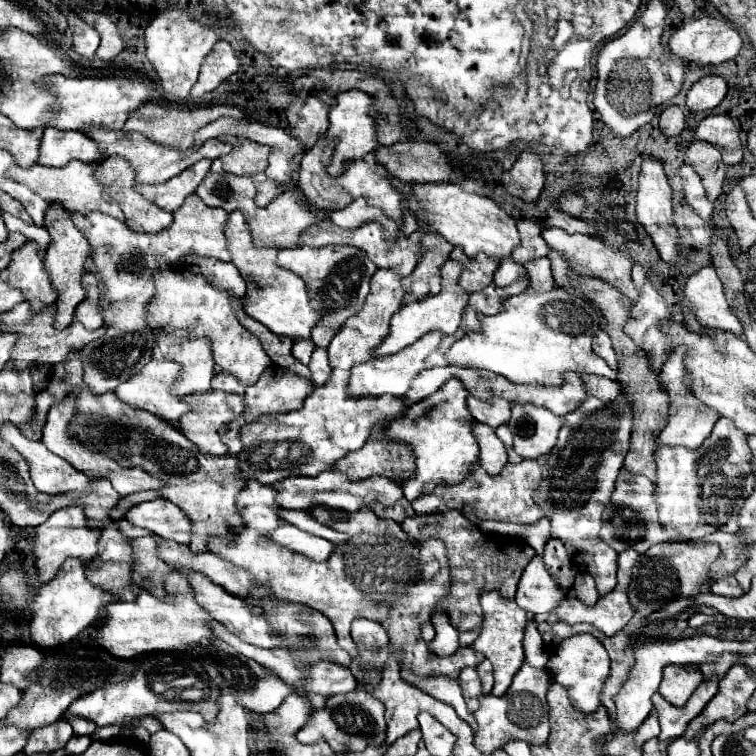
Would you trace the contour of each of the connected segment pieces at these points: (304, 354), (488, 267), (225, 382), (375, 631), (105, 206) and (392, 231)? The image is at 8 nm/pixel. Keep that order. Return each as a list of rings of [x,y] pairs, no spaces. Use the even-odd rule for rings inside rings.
[[[299,339],[299,341],[295,341],[291,353],[297,361],[301,361],[303,365],[309,365],[309,357],[311,357],[313,349],[315,349],[315,345],[311,339]]]
[[[455,249],[451,255],[457,255],[457,259],[463,261],[463,273],[459,284],[467,293],[477,292],[493,282],[497,261],[489,261],[489,257],[485,259],[483,253],[469,259],[461,253],[461,249]]]
[[[226,372],[215,374],[211,381],[211,387],[227,391],[227,393],[239,393],[239,395],[243,395],[243,391],[245,391],[245,385],[241,385],[235,377]]]
[[[357,619],[351,627],[351,637],[355,641],[365,641],[365,645],[383,645],[389,643],[387,632],[379,623],[369,619]]]
[[[71,161],[69,165],[65,165],[61,169],[45,167],[45,165],[33,165],[29,169],[23,169],[23,167],[15,165],[13,169],[9,169],[9,177],[29,185],[29,189],[33,189],[45,201],[65,201],[65,207],[71,213],[89,215],[93,211],[99,211],[99,213],[105,213],[105,215],[111,215],[115,219],[125,221],[125,215],[123,215],[119,203],[115,199],[105,199],[105,189],[97,181],[95,173],[97,173],[97,165],[85,165],[81,161]]]
[[[365,197],[355,199],[345,209],[329,211],[329,219],[335,225],[341,225],[345,229],[353,229],[353,227],[361,225],[361,221],[381,221],[381,225],[385,225],[387,237],[397,237],[397,229],[399,229],[397,221],[393,221],[391,217],[387,217],[379,207],[371,207],[365,201]]]

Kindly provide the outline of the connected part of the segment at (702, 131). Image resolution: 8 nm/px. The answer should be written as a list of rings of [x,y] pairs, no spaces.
[[[707,115],[695,129],[695,137],[717,145],[723,153],[723,159],[729,165],[735,165],[743,159],[743,145],[739,137],[739,127],[729,115]]]

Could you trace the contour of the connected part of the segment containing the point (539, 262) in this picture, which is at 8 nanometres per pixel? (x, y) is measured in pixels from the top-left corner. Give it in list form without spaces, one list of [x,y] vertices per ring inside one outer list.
[[[547,257],[535,259],[525,263],[525,267],[529,267],[529,275],[533,277],[533,289],[549,289],[549,285],[553,285],[553,275],[551,275],[551,261]]]

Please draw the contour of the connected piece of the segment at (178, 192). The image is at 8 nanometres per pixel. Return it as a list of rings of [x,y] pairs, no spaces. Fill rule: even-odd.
[[[201,159],[201,161],[197,161],[197,165],[191,165],[189,169],[185,169],[183,173],[175,175],[173,179],[169,179],[165,183],[155,183],[155,185],[139,183],[137,189],[141,189],[141,193],[145,193],[145,197],[151,197],[151,201],[161,205],[163,209],[175,211],[181,207],[185,197],[195,193],[197,185],[203,181],[209,167],[211,167],[211,161]]]

